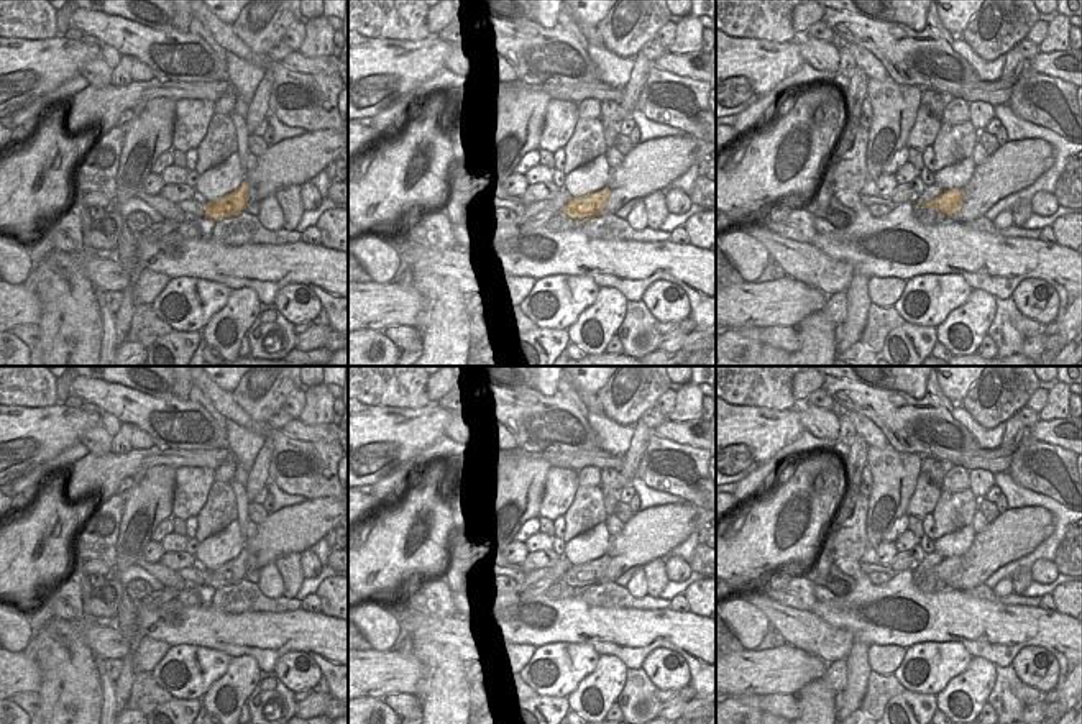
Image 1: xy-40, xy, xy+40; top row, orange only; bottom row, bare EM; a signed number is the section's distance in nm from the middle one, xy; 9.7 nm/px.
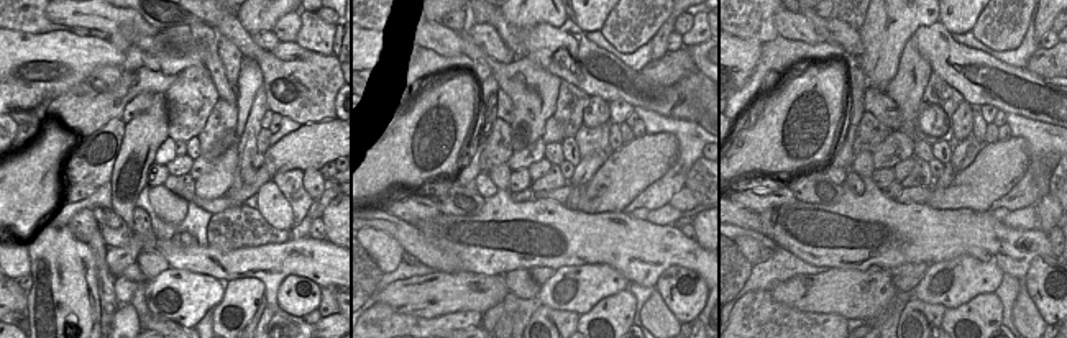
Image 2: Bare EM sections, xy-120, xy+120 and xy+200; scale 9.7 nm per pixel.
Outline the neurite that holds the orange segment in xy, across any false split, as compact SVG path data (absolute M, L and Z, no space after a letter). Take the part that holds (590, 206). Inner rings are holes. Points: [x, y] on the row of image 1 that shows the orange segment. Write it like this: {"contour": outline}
{"contour": "M603 187L598 192L591 192L583 197L571 197L562 208L570 218L588 220L593 217L601 217L609 199L609 187Z"}

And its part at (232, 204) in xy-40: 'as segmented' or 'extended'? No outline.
as segmented

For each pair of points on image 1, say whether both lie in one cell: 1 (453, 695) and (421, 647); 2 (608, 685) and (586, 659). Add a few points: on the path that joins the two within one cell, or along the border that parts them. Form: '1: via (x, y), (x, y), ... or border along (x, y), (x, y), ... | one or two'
1: via (444, 683), (444, 672), (432, 659) | one
2: border along (601, 655), (596, 667), (568, 696) | two

